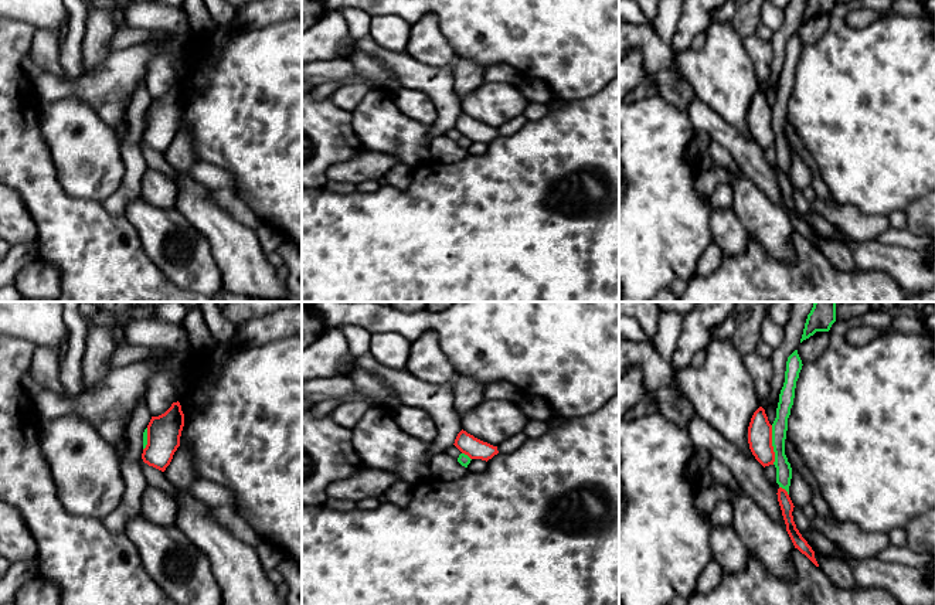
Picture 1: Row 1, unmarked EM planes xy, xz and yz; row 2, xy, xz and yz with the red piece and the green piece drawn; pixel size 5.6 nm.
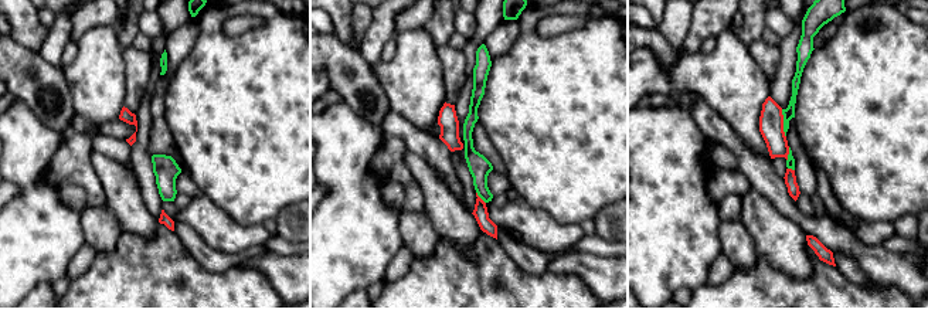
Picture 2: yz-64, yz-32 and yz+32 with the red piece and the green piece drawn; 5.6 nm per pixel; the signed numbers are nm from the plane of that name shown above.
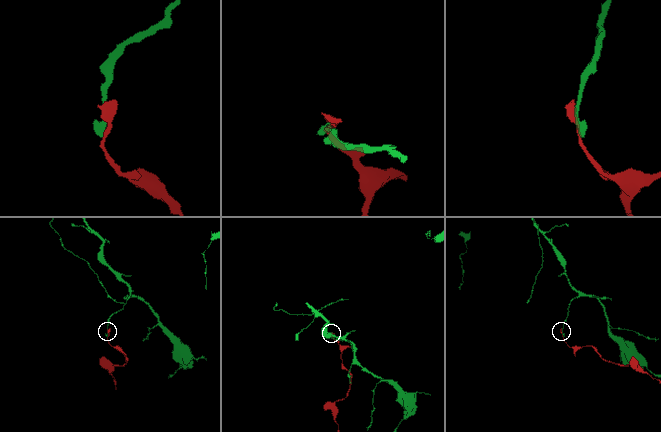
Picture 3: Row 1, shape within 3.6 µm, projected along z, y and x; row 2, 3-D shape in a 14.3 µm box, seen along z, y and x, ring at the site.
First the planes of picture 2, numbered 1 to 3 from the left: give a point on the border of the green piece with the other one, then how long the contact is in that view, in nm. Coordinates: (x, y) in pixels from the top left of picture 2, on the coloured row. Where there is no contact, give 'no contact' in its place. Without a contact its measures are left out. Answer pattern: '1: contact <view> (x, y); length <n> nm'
1: no contact
2: contact yz-32 (479, 197); length 90 nm
3: contact yz+32 (782, 124); length 160 nm

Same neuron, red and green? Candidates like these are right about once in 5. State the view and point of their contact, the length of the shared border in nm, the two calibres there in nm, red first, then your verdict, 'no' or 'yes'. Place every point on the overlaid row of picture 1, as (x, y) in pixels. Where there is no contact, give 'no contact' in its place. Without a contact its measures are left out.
meets red in yz at (771, 445); contact 220 nm long; 140 nm thick on the red side, 100 nm on the other; no

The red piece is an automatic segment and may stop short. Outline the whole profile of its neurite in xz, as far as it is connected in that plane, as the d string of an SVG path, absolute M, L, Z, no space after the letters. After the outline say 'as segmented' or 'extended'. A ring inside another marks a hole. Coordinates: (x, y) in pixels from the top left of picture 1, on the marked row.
M463 429L458 434L453 445L470 459L482 459L487 462L499 453L497 446L483 442Z; as segmented

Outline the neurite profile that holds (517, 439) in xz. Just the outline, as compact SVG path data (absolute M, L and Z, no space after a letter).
M524 432L514 434L513 436L500 442L497 445L497 451L499 451L499 453L510 453L510 452L516 451L517 448L520 448L526 439L527 439L527 436Z

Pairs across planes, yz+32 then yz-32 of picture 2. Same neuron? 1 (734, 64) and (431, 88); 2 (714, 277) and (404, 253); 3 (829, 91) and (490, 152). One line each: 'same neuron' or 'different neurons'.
1: same neuron
2: same neuron
3: different neurons

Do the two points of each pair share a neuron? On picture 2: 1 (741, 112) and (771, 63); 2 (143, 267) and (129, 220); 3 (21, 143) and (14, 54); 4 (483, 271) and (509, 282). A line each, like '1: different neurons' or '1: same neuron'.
1: different neurons
2: different neurons
3: different neurons
4: same neuron

